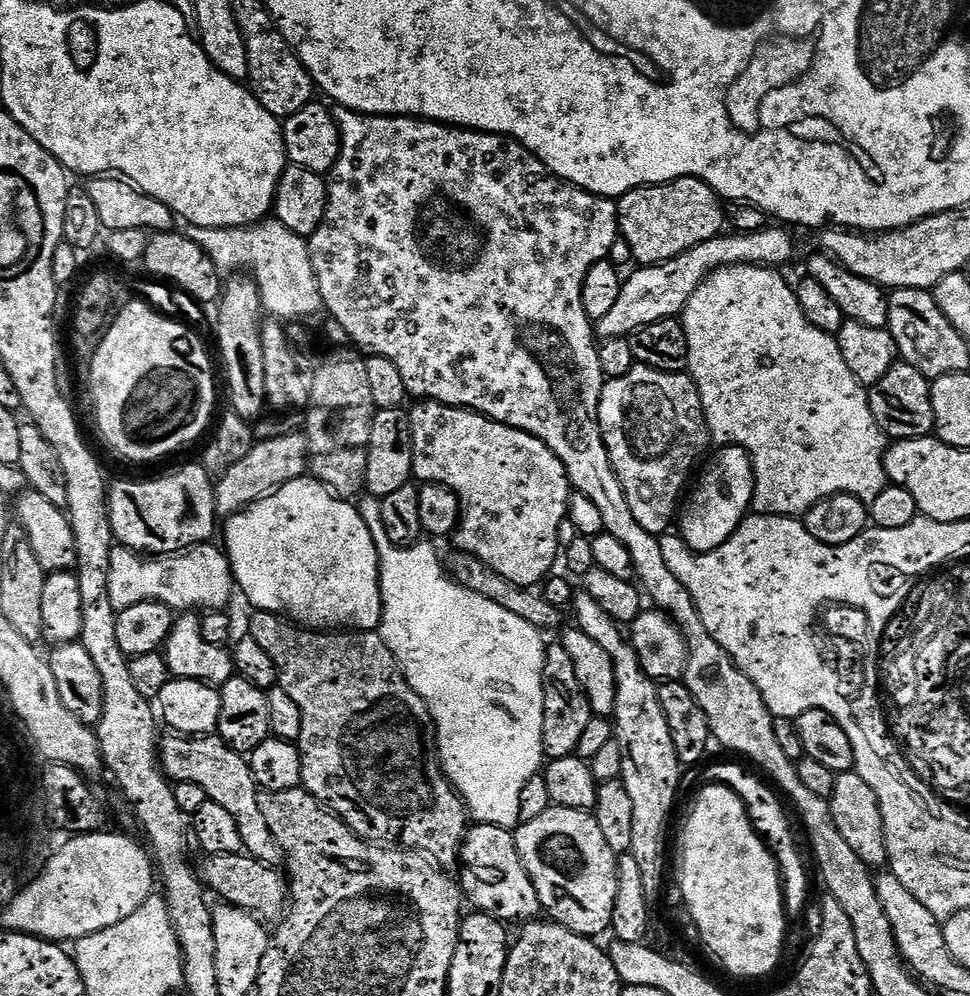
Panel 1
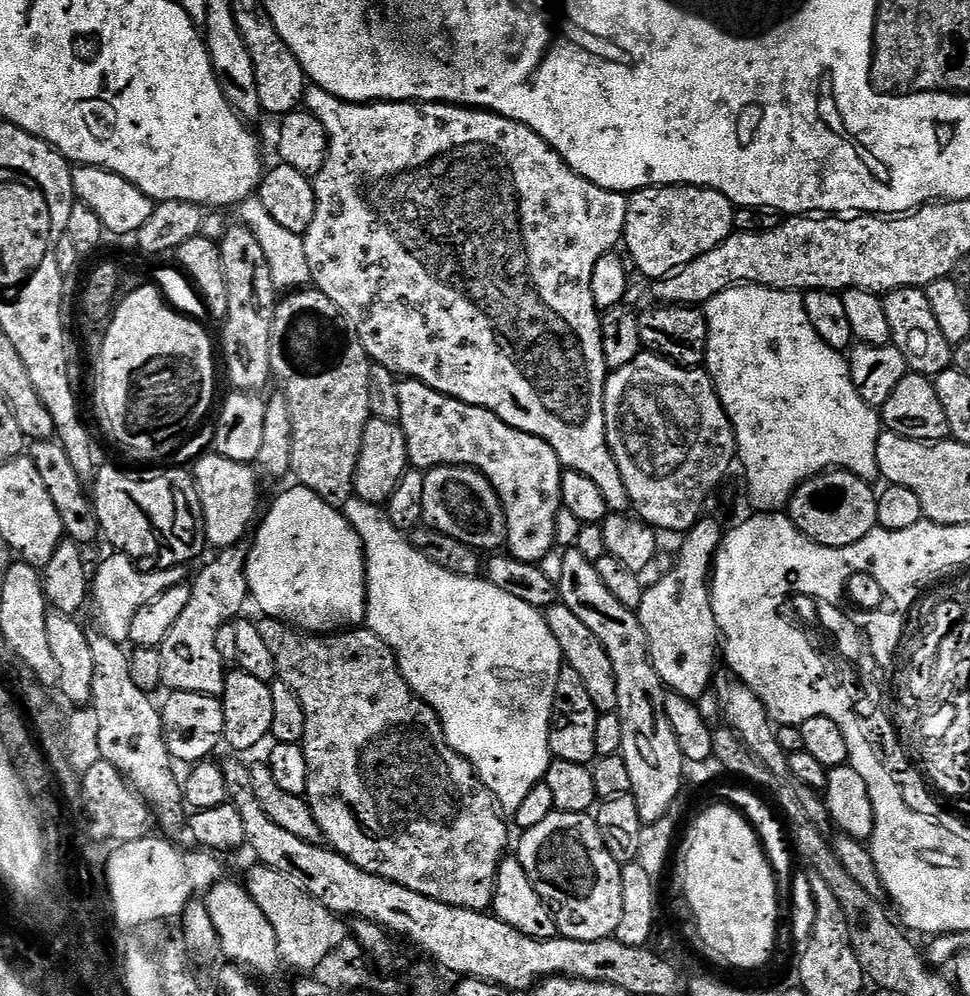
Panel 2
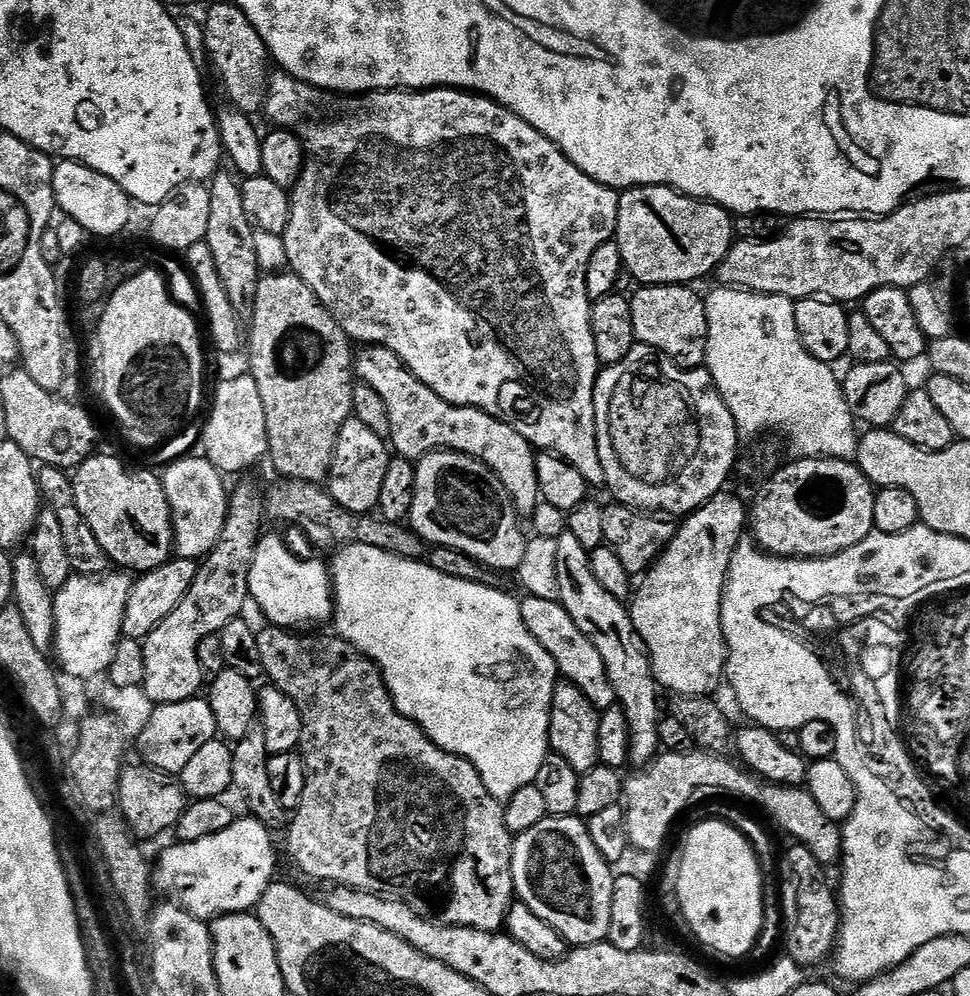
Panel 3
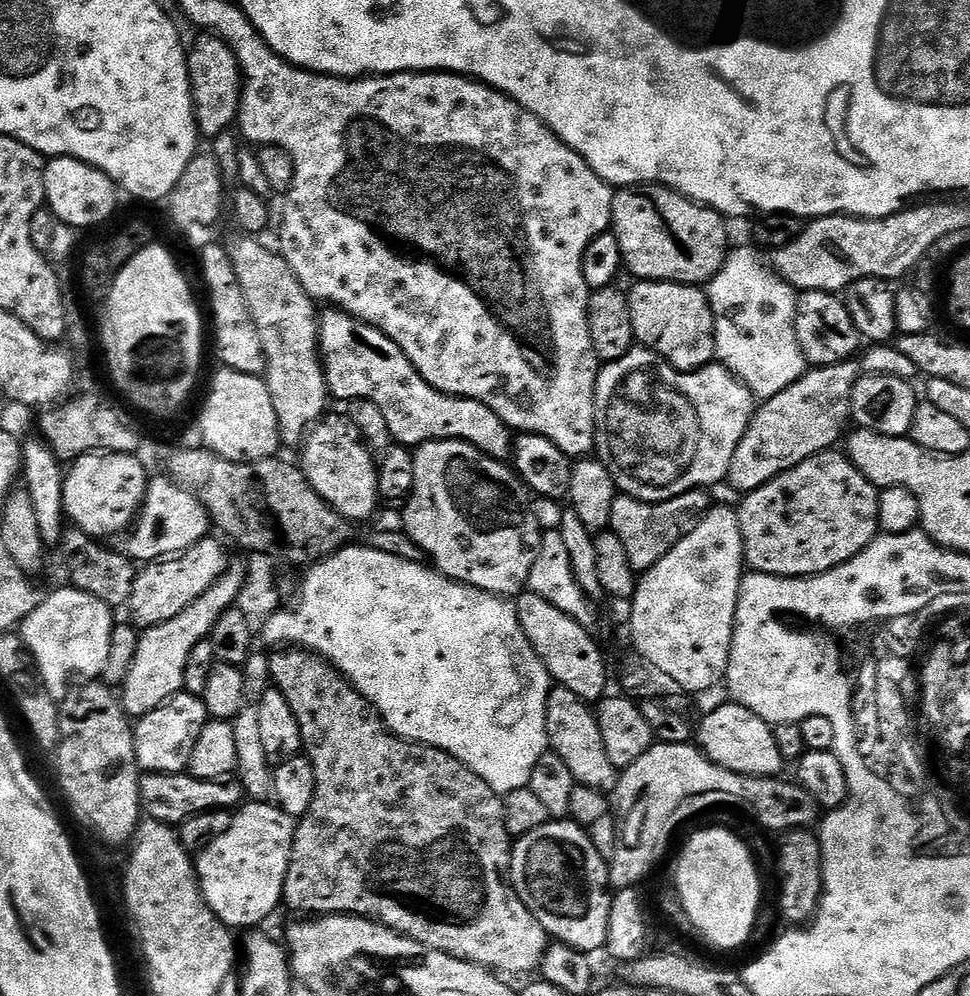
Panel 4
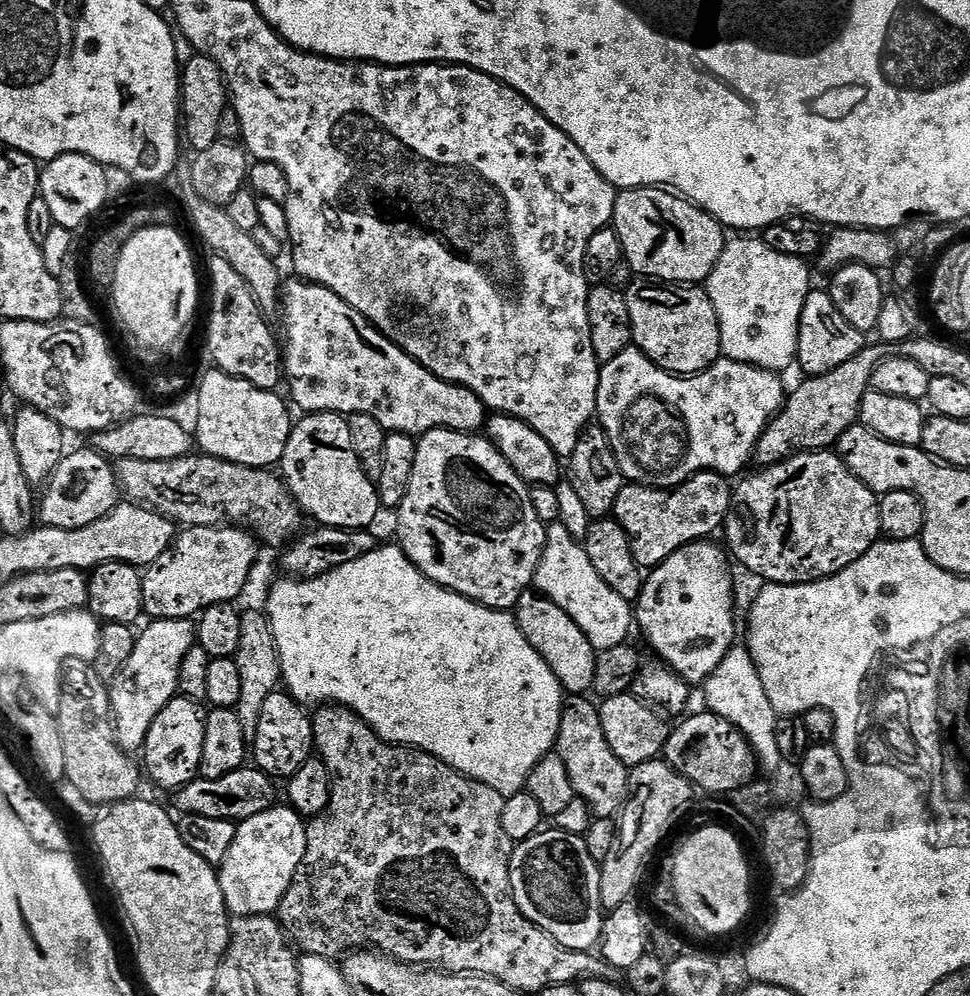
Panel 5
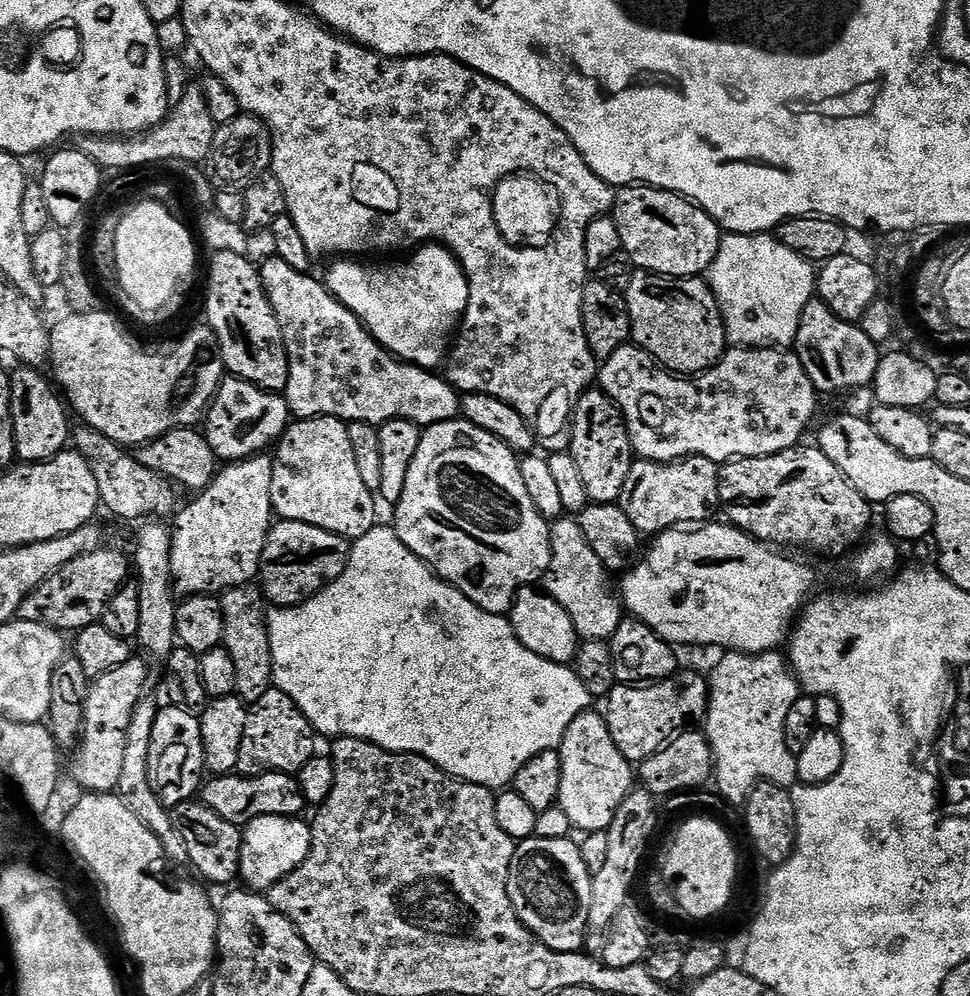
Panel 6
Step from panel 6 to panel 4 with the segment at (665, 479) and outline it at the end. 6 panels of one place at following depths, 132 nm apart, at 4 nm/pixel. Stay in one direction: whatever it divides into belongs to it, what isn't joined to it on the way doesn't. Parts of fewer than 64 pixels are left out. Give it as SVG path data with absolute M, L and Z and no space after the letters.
M695 488L686 494L678 494L657 504L633 496L617 495L614 507L610 510L608 527L614 534L618 534L618 539L622 541L622 546L630 557L630 566L636 573L650 571L682 538L686 538L698 526L700 520L714 505L710 493L711 491Z

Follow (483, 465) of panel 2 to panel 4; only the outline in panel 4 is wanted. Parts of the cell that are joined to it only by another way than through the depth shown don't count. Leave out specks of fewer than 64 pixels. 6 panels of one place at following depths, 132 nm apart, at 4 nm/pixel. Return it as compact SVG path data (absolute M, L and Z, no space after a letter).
M328 310L318 320L320 359L324 362L324 381L333 401L369 400L382 410L391 439L400 446L419 446L431 440L464 440L480 452L501 462L514 452L514 432L477 400L448 396L430 386L408 361L404 351L370 325L355 320L346 312Z

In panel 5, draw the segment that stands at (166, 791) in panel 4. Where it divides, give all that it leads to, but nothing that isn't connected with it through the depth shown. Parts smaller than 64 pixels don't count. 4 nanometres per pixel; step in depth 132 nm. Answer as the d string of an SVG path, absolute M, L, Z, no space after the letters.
M245 766L213 780L197 778L186 786L175 789L177 813L241 822L266 811L277 803L276 788L272 784L275 784L273 777L261 772L255 766Z

